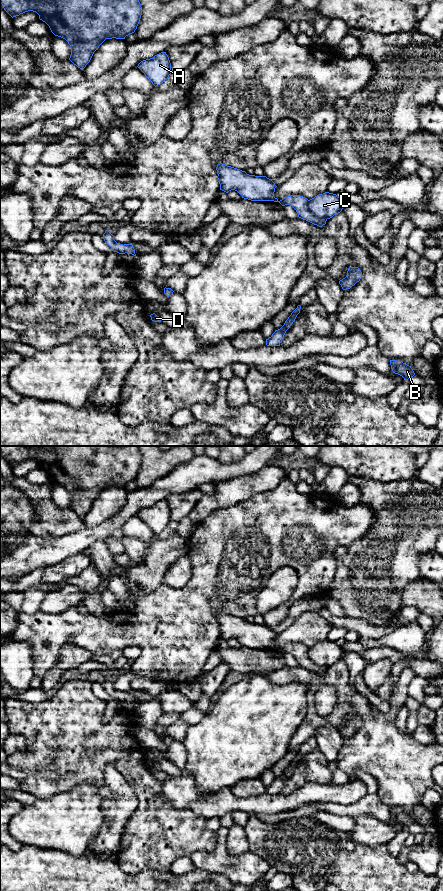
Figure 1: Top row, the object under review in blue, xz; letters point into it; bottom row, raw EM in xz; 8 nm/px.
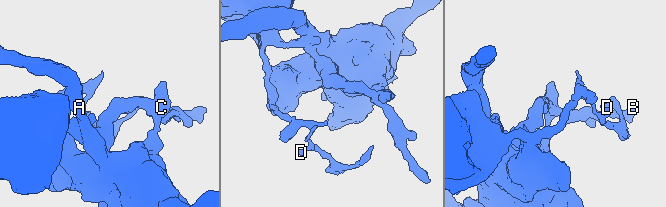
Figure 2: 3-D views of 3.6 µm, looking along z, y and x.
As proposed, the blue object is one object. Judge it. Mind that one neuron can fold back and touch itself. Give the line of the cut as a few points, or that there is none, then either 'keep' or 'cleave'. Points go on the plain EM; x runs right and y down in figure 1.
cut in xz along (308, 648), (308, 657), (312, 661), (326, 667); cleave

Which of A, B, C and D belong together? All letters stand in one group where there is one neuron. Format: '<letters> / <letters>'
A C / B D

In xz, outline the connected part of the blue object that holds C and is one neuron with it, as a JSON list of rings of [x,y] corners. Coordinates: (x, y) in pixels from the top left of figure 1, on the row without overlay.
[[[325,640],[309,648],[309,658],[321,666],[330,667],[340,661],[343,650],[336,642]]]

